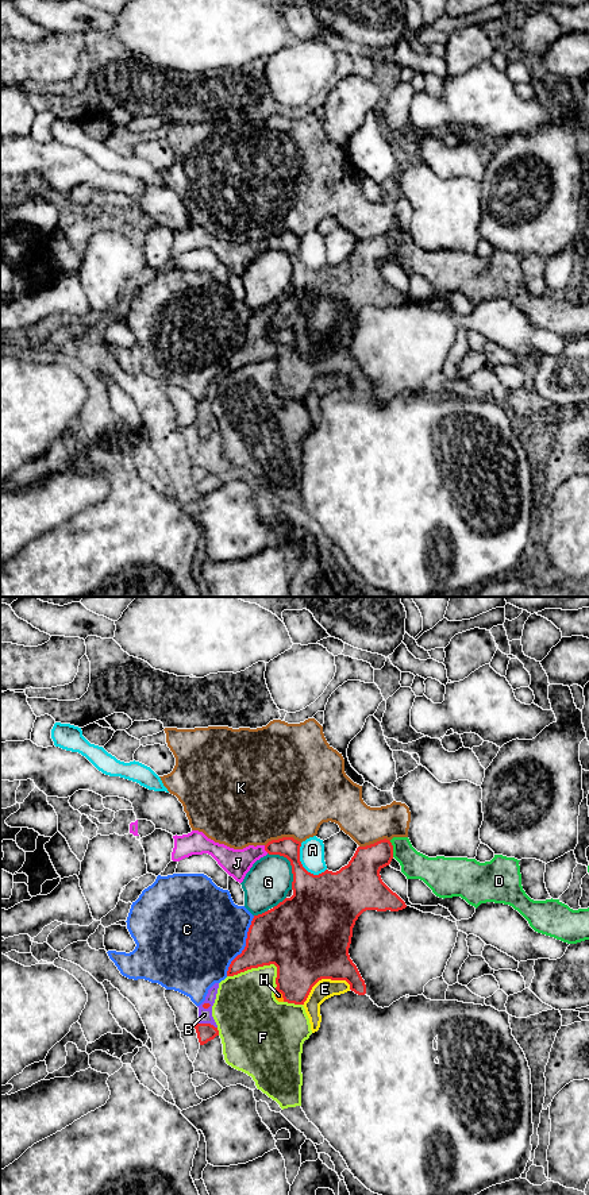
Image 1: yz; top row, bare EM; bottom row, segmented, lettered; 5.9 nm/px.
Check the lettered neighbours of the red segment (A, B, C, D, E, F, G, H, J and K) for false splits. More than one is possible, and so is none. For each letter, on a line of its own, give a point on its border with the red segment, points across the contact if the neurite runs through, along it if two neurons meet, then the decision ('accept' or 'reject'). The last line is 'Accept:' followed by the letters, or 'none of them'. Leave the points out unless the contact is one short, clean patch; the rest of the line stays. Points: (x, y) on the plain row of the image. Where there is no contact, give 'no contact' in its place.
A: meets red in yz at (301, 259); reject
B: meets red in yz at (207, 419); accept
C: meets red in yz at (246, 340); reject
D: meets red in yz at (392, 245); reject
E: meets red in yz at (322, 373); reject
F: meets red in yz at (251, 362); reject
G: meets red in yz at (291, 259); reject
H: meets red in yz at (283, 390); runs through yz (303, 354), (293, 380), (283, 390), (278, 390); accept
J: meets red in yz at (265, 245); runs through yz (288, 242), (265, 245), (250, 249), (237, 258); accept
K: meets red in yz at (283, 232); reject
Accept: B, H, J

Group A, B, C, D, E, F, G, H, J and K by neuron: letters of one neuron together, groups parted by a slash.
A / B H J / C / D / E / F / G / K

